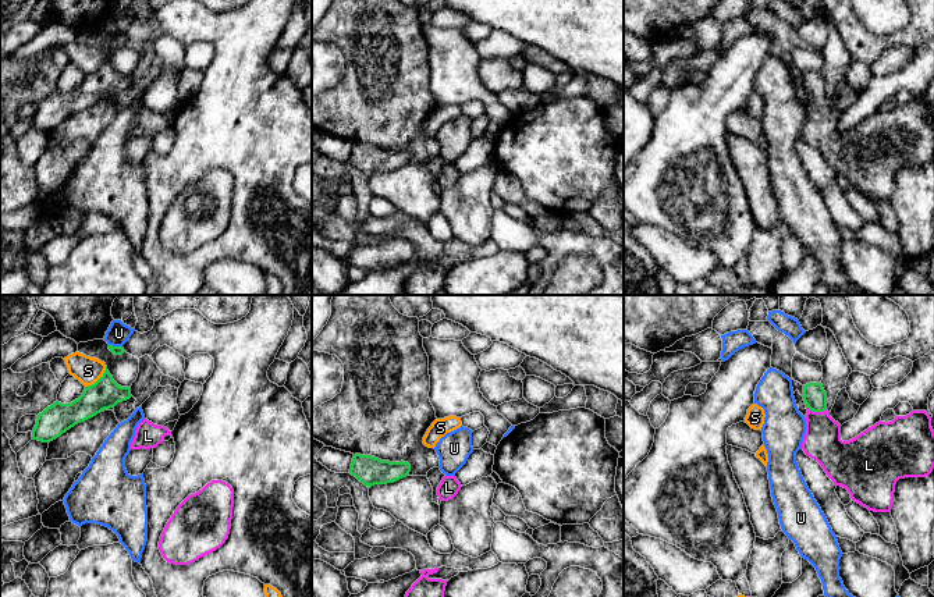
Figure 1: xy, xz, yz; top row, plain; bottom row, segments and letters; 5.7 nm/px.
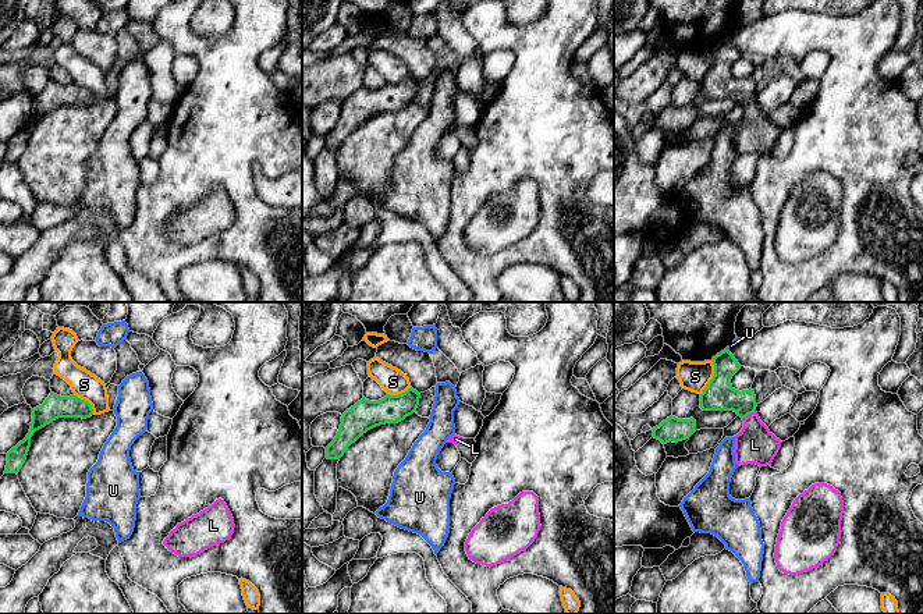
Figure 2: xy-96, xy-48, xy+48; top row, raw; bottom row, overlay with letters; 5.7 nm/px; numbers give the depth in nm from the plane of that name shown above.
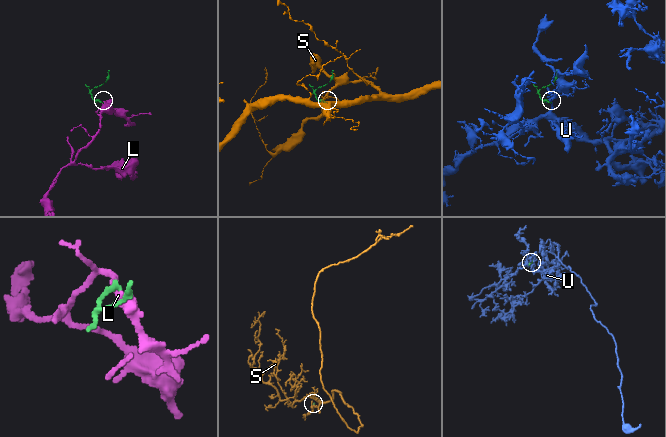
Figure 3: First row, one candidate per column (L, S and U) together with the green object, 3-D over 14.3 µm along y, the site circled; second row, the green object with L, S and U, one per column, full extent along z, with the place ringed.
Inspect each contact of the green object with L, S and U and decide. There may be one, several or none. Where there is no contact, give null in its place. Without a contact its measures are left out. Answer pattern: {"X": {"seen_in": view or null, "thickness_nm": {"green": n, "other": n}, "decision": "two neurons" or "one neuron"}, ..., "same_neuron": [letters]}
{"L": {"seen_in": "yz", "thickness_nm": {"green": 140, "other": 220}, "decision": "one neuron"}, "S": {"seen_in": "xy", "thickness_nm": {"green": 170, "other": 160}, "decision": "two neurons"}, "U": {"seen_in": "xy", "thickness_nm": {"green": 50, "other": 130}, "decision": "two neurons"}, "same_neuron": ["L"]}

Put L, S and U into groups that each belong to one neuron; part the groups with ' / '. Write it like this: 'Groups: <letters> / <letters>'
Groups: L / S / U

